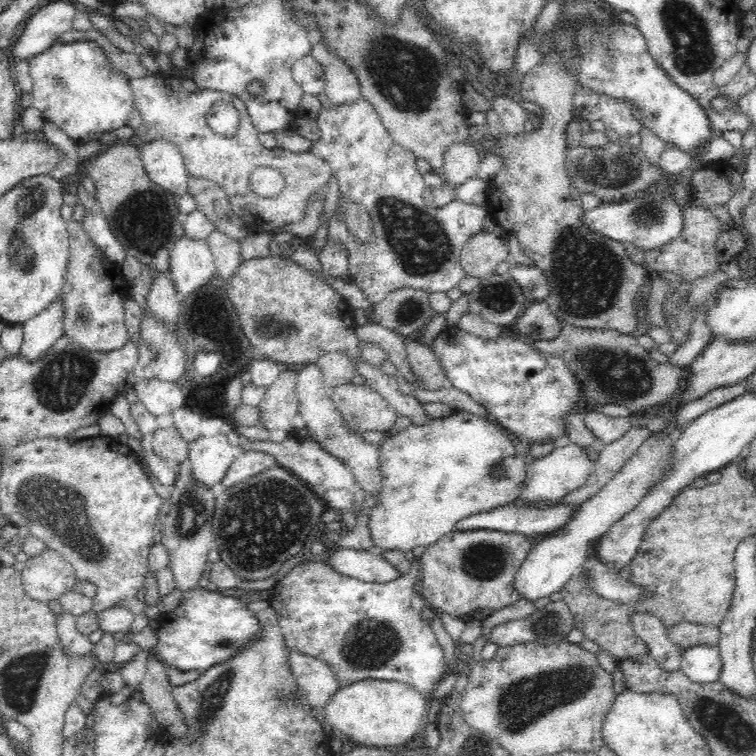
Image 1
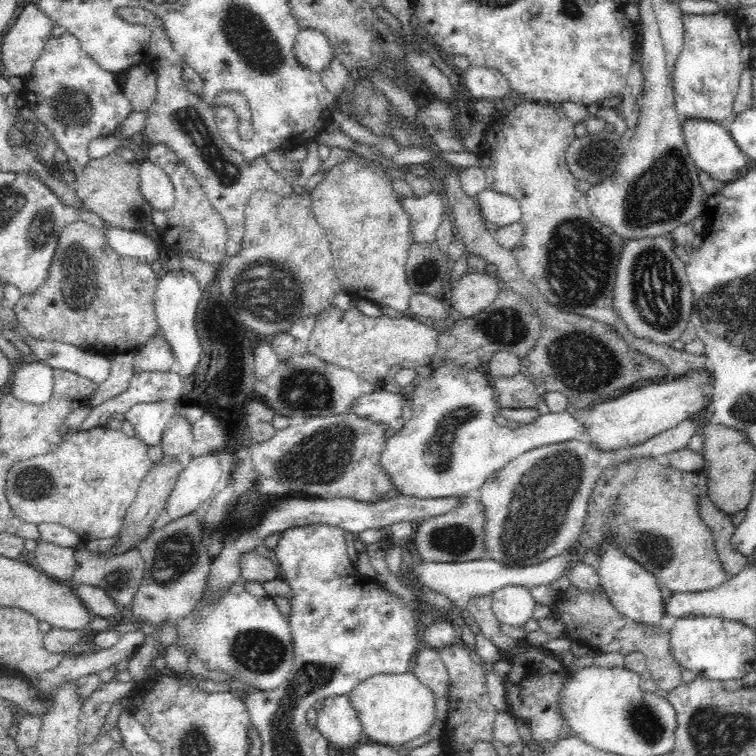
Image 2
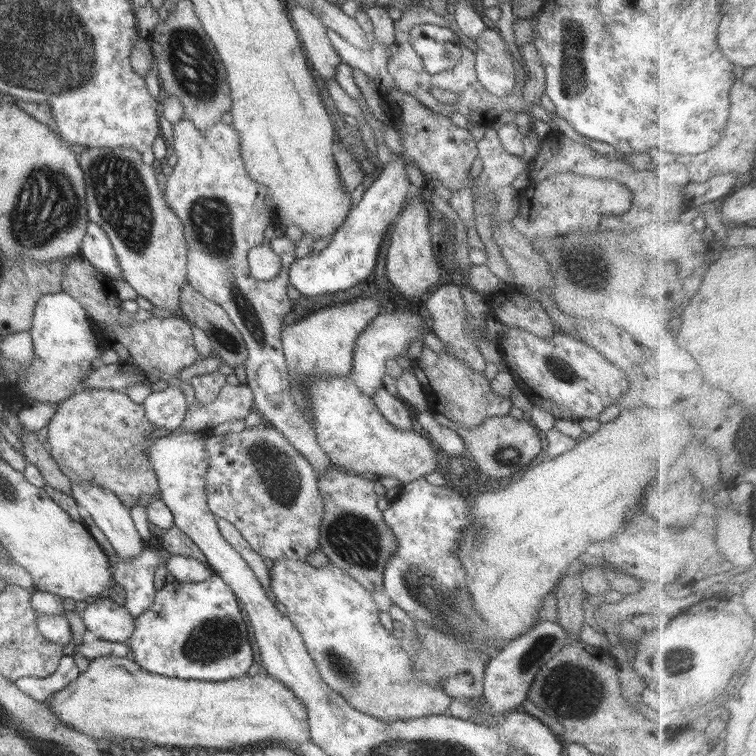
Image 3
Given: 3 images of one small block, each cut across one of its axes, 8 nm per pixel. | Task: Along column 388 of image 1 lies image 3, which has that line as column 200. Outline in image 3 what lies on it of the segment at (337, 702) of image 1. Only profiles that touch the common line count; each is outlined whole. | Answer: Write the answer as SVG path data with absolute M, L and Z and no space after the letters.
M99 656L93 658L88 665L88 668L80 673L64 690L53 692L45 701L52 715L58 717L58 721L64 722L64 725L72 727L72 729L92 738L94 741L100 741L101 745L106 745L108 741L117 740L121 743L127 743L132 739L140 739L143 742L150 742L156 747L198 747L202 750L215 748L218 750L228 750L239 752L241 750L261 748L261 746L284 746L292 752L298 753L298 746L312 740L310 737L310 725L308 725L308 714L306 707L301 703L299 698L296 698L279 680L272 678L264 670L259 672L254 677L249 677L248 674L240 678L232 678L223 680L222 682L206 682L201 680L180 680L160 676L153 672L144 670L136 661L130 657L119 656Z

